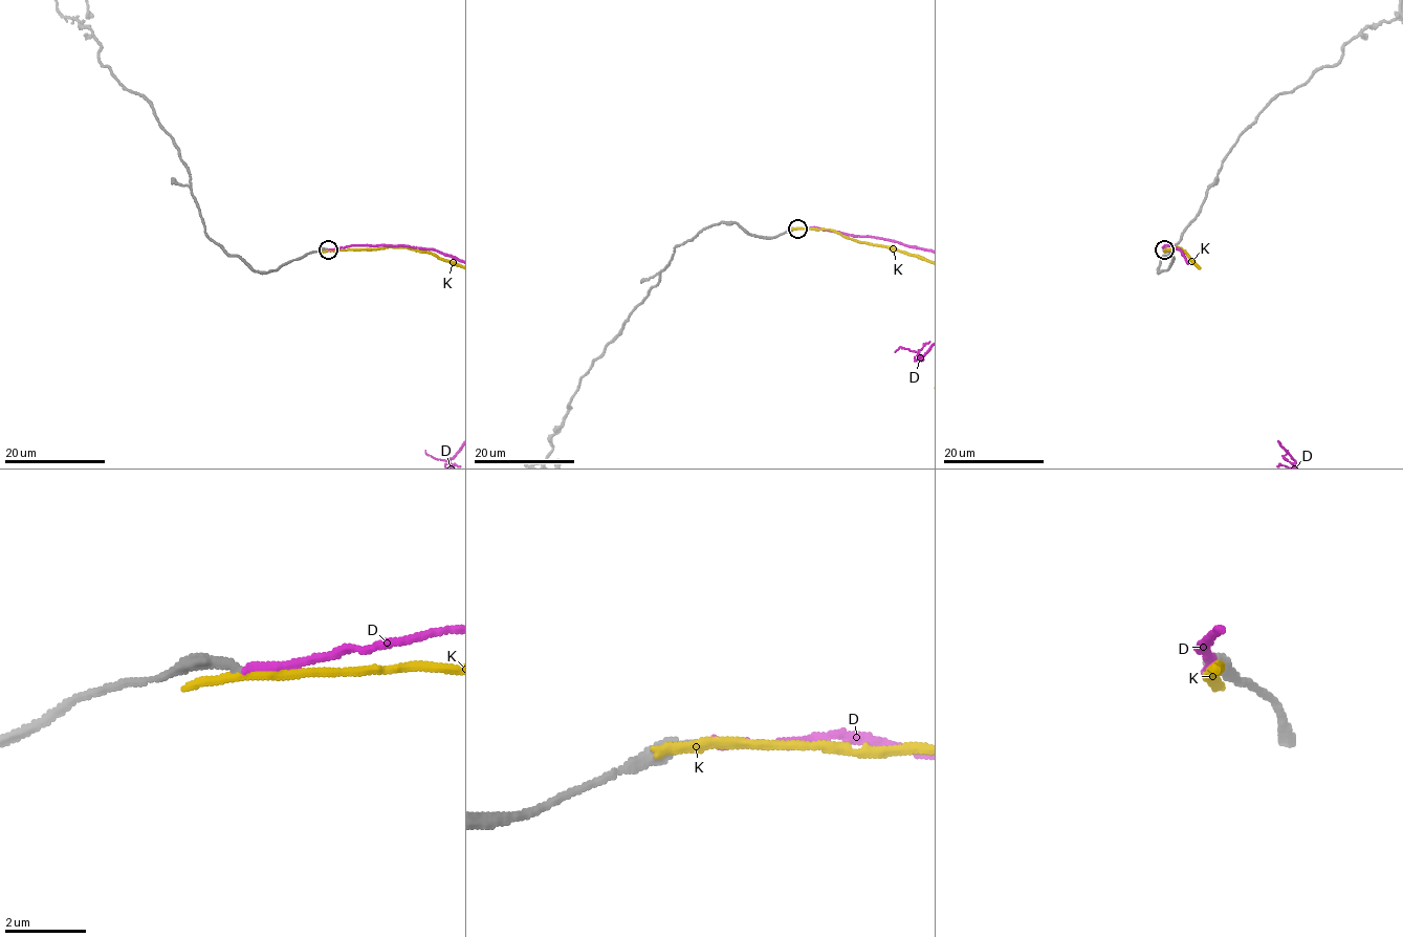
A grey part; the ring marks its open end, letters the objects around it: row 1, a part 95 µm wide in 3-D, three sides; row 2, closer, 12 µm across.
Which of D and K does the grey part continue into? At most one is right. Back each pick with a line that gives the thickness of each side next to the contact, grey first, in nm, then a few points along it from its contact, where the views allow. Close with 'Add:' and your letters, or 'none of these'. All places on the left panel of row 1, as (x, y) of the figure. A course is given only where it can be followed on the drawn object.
D: Thickness 240 nm (grey) against 180 nm
Add: D

